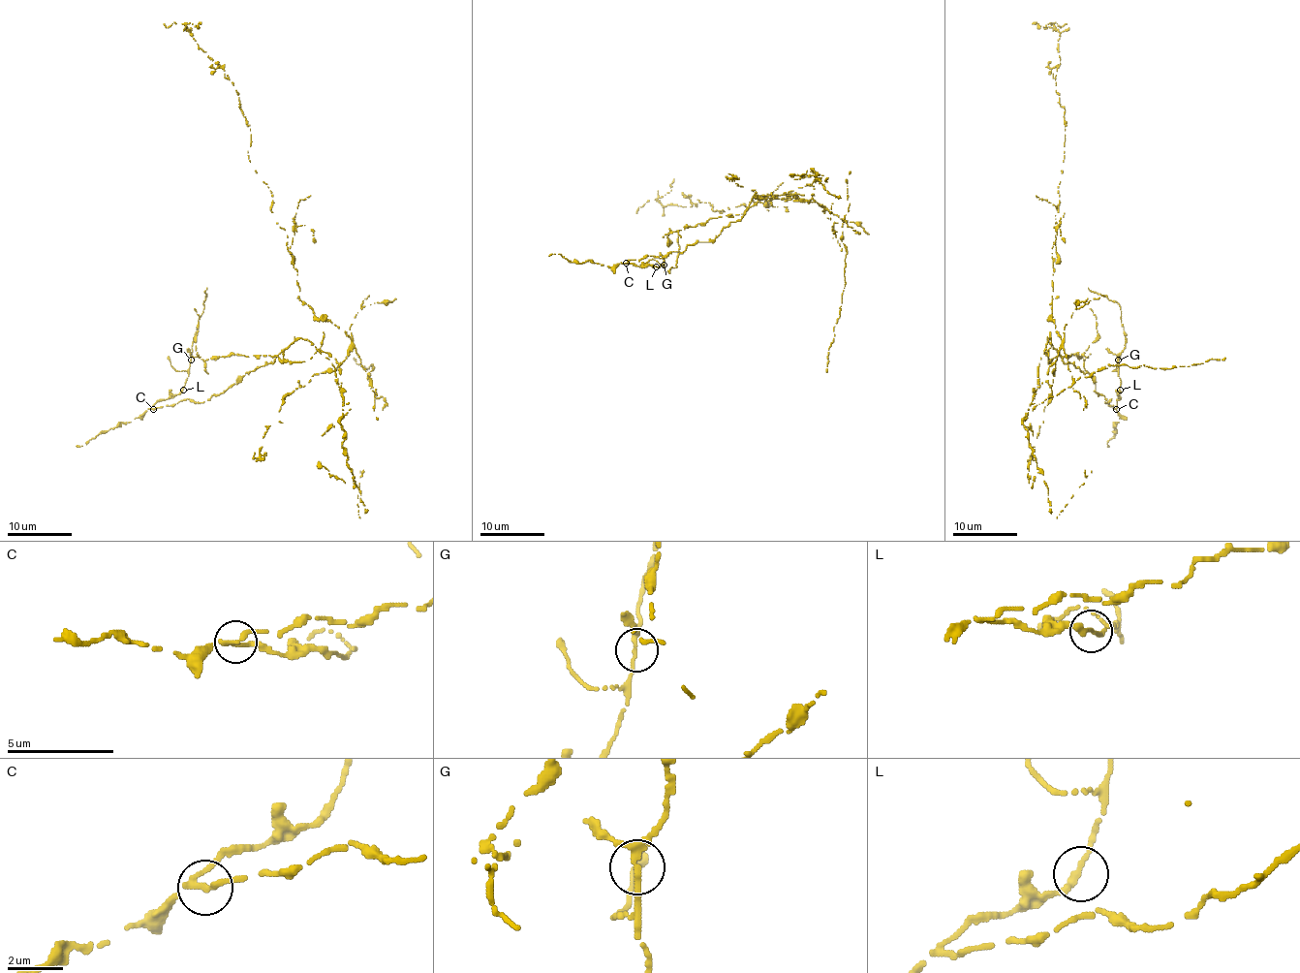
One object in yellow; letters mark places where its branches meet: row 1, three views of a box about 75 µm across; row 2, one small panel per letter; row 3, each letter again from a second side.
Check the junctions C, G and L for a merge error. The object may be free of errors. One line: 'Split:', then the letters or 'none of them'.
Split: C

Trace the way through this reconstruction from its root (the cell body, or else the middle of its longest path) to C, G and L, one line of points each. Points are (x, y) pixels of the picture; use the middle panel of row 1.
C: (820, 205), (800, 194), (764, 196), (707, 242), (625, 263)
G: (820, 205), (800, 194), (764, 196), (707, 242), (625, 263), (664, 265)
L: (820, 205), (800, 194), (764, 196), (707, 242), (625, 263), (656, 266)

